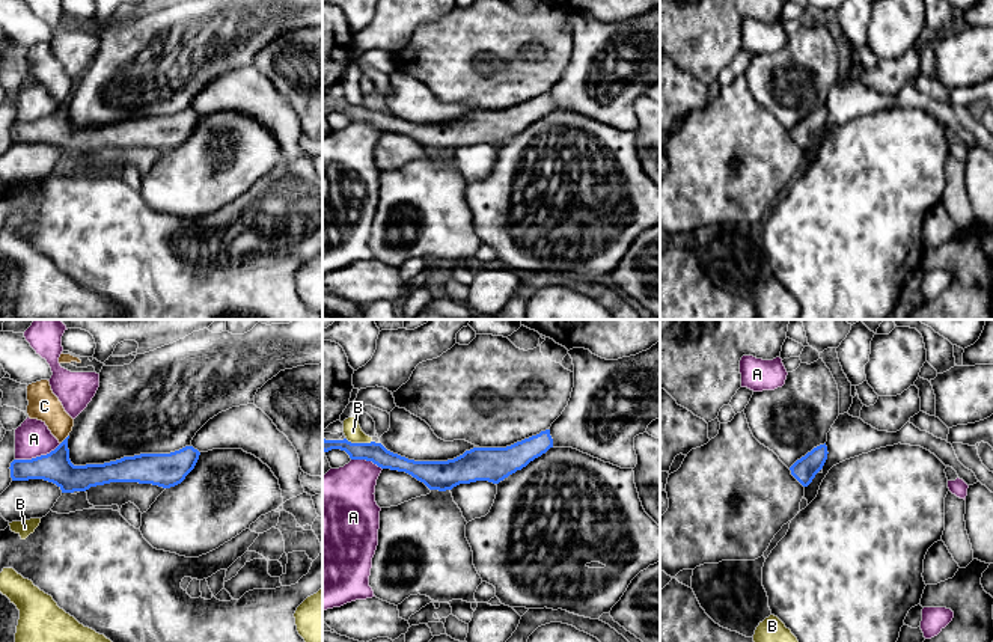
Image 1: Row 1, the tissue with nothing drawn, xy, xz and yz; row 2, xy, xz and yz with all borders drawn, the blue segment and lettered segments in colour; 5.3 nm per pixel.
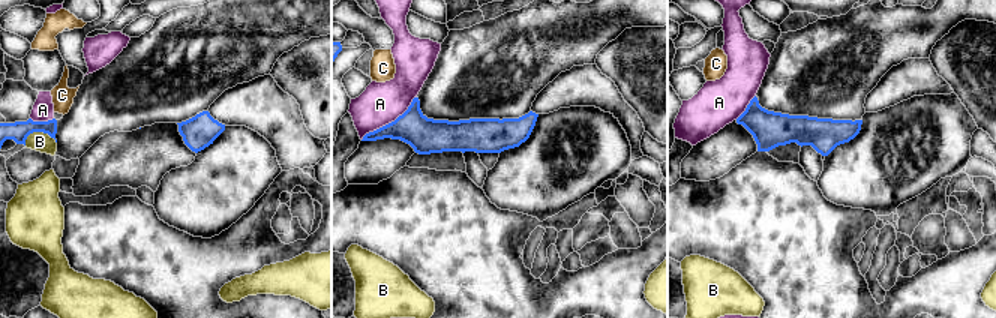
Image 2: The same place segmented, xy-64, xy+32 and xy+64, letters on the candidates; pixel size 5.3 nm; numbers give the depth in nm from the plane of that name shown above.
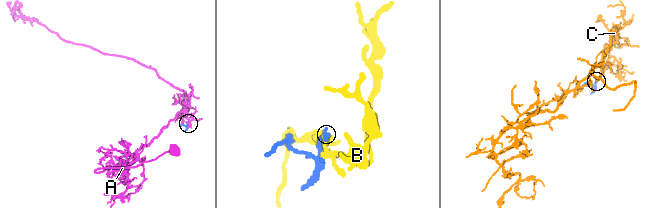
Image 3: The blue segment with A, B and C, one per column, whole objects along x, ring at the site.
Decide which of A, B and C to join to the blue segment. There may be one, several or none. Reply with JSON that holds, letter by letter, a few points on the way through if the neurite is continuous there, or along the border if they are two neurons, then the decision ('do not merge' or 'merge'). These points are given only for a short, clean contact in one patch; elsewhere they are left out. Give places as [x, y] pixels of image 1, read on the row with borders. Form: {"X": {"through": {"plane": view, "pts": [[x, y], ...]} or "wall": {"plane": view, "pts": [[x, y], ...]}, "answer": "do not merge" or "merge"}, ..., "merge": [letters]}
{"A": {"wall": {"plane": "xy", "pts": [[61, 443], [45, 454], [15, 460]]}, "answer": "do not merge"}, "B": {"answer": "do not merge"}, "C": {"wall": {"plane": "xy", "pts": [[68, 434], [61, 443]]}, "answer": "do not merge"}, "merge": []}

